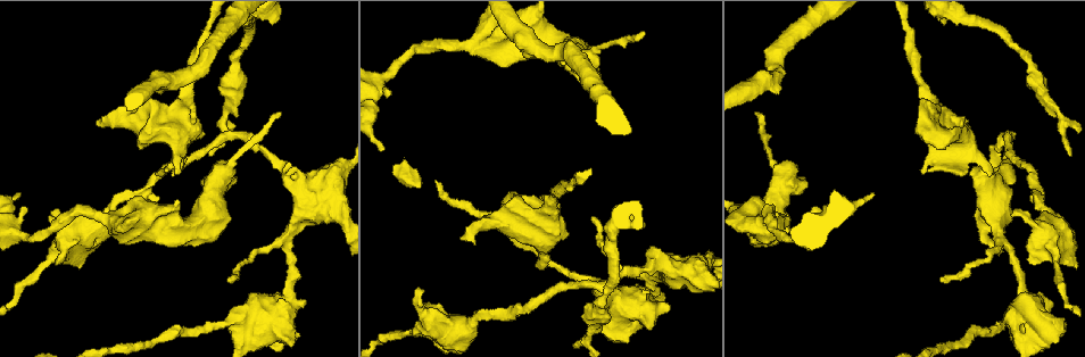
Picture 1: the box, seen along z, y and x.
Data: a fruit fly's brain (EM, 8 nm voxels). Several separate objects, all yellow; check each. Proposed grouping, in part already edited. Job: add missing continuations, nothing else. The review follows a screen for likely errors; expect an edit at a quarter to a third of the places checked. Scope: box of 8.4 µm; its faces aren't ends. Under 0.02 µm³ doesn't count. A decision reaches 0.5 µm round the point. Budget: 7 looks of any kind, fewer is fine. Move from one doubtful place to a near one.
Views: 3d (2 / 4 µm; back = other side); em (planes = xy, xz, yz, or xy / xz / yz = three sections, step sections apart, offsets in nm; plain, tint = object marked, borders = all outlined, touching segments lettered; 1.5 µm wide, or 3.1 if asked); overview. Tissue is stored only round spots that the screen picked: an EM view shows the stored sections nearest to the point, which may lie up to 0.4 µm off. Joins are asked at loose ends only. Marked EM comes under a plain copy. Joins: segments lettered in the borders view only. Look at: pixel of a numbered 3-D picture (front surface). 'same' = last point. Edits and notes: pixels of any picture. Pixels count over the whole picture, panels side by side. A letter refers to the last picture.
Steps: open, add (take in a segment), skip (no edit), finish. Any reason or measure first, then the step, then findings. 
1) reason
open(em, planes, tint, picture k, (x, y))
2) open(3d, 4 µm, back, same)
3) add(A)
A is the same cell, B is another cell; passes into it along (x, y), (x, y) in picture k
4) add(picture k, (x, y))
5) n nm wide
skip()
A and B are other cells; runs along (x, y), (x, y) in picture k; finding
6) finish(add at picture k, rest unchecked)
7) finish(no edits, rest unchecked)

thin end
open(3d, 2 µm, picture 1, (644, 33))

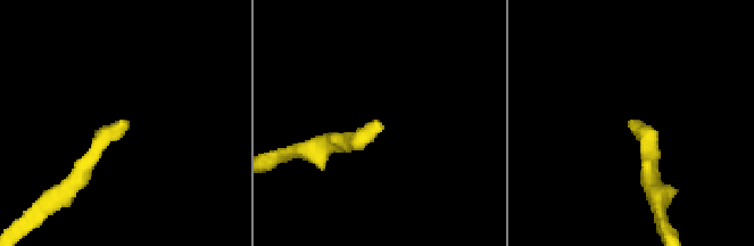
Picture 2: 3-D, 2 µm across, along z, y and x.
need the tissue
open(em, xy, step 4, tint, picture 2, (126, 124))

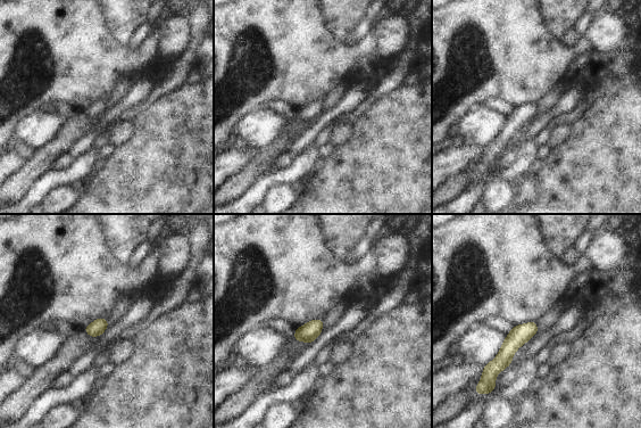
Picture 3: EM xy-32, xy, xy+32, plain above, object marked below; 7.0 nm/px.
open(em, planes, borders, same)

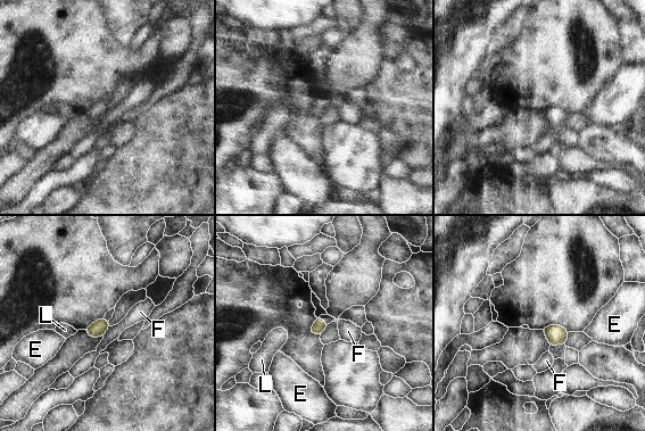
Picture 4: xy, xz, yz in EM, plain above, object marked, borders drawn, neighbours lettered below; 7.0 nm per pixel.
skip()
E, F and L are other cells; border along (109, 326), (102, 334) in picture 4; no lettered segment goes on from it

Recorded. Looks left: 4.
free end
open(3d, 4 µm, picture 1, (421, 291))

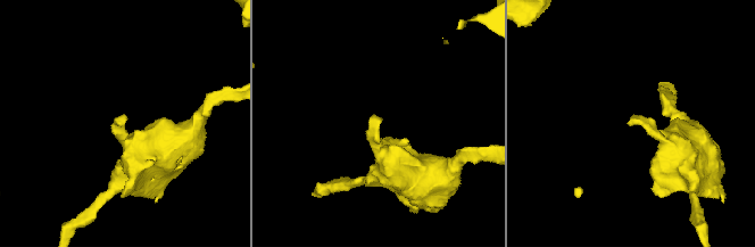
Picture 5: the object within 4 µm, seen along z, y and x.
open(em, xz, step 4, tint, picture 5, (377, 117))

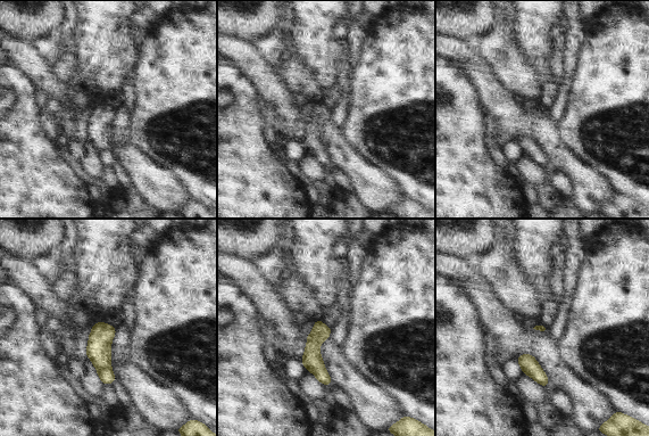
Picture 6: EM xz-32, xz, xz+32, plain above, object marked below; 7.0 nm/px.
cut it another way
open(em, planes, borders, same)

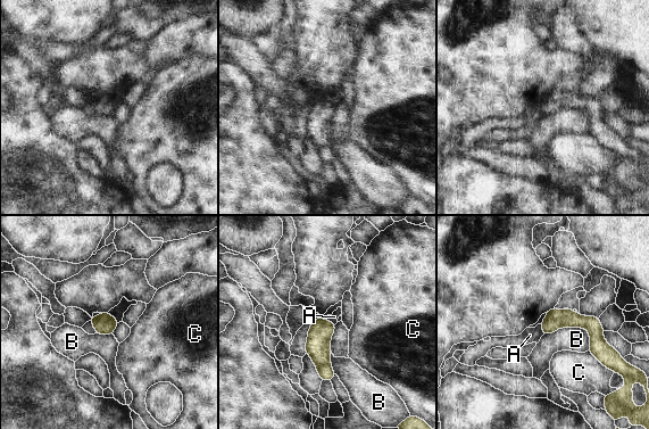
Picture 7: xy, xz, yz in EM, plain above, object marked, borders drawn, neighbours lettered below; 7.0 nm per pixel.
skip()
A, B and C are other cells; border along (325, 319), (334, 324) in picture 7; no lettered segment goes on from it

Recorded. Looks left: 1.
finish(no edits, rest unchecked)

